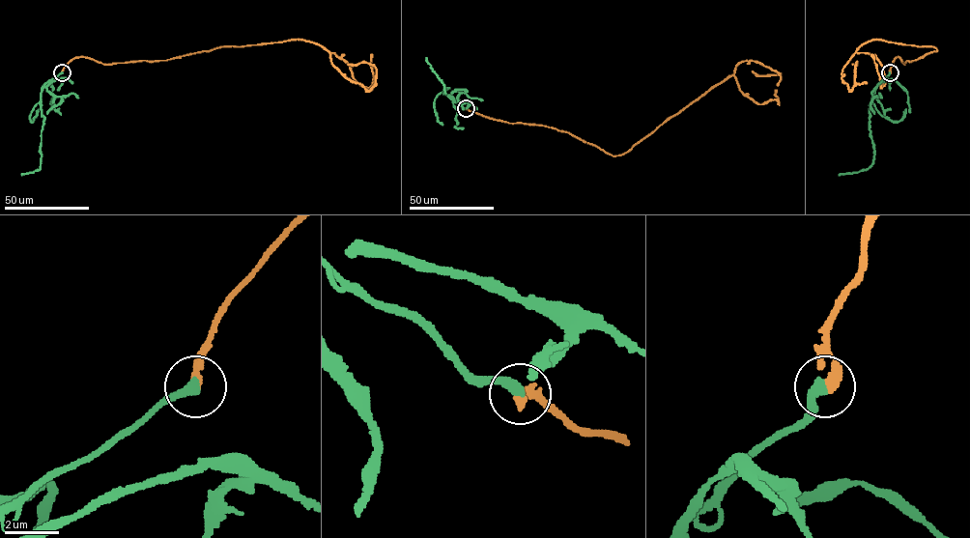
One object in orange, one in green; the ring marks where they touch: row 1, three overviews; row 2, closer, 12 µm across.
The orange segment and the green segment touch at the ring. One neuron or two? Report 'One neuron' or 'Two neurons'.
One neuron

